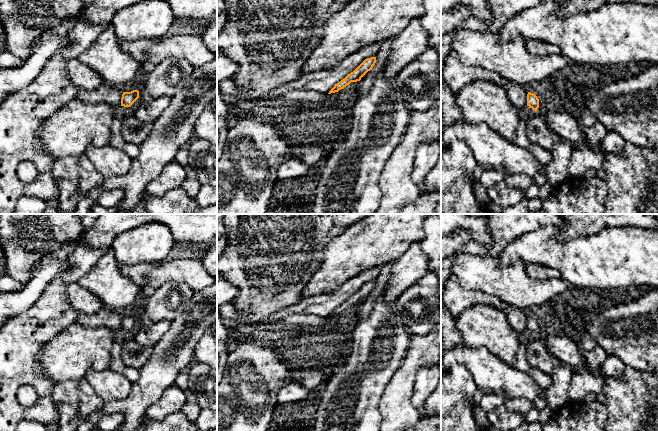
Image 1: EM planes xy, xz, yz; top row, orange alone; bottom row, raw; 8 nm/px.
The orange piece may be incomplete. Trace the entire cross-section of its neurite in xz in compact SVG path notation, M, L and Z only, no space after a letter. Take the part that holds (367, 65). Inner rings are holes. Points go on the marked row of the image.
M371 57L365 59L353 72L348 74L344 79L342 79L339 83L335 84L334 87L329 91L328 94L338 92L343 89L351 82L360 81L361 78L370 70L372 70L373 66L376 63L376 57Z

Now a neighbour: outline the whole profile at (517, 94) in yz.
M510 82L505 90L511 102L519 109L523 110L527 106L528 91L525 86Z

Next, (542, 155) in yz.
M532 144L527 150L544 166L552 159L552 153L537 144Z

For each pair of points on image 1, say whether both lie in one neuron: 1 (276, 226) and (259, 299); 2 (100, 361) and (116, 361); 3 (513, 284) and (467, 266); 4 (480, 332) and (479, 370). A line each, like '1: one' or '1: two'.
1: one
2: two
3: one
4: two

